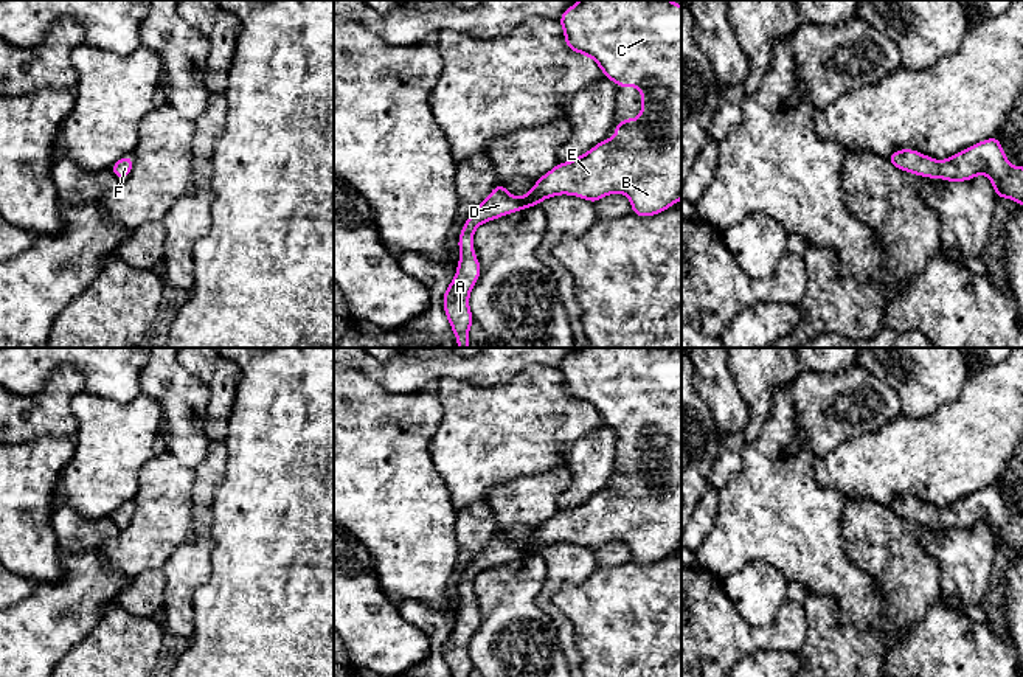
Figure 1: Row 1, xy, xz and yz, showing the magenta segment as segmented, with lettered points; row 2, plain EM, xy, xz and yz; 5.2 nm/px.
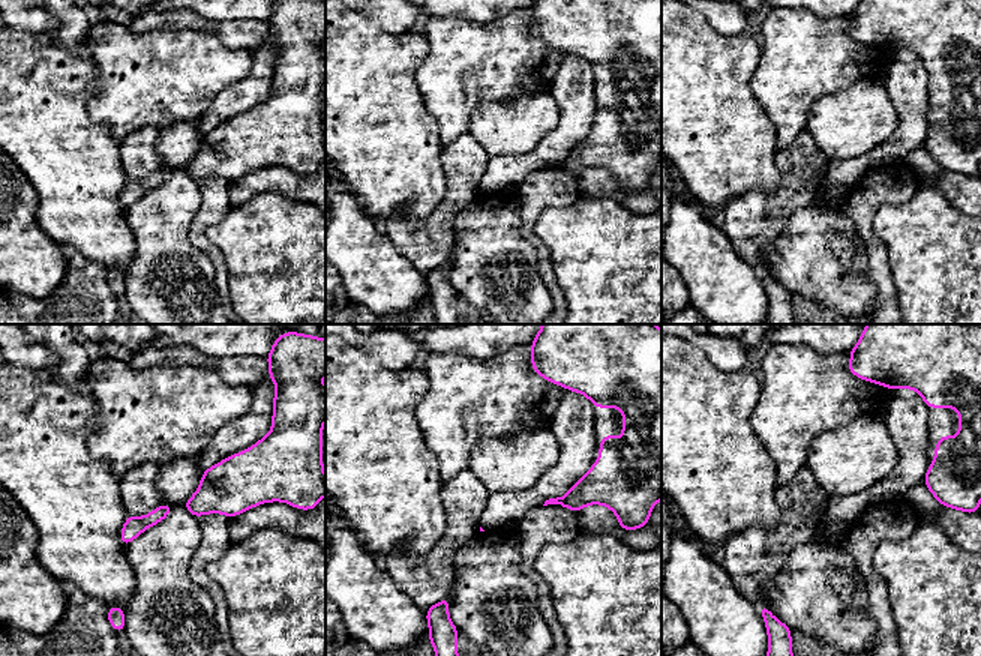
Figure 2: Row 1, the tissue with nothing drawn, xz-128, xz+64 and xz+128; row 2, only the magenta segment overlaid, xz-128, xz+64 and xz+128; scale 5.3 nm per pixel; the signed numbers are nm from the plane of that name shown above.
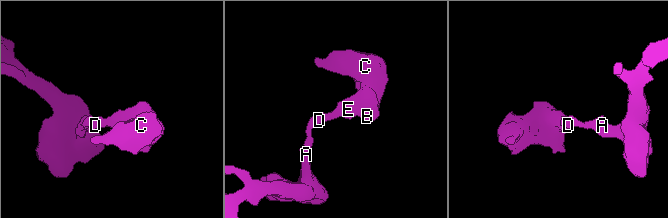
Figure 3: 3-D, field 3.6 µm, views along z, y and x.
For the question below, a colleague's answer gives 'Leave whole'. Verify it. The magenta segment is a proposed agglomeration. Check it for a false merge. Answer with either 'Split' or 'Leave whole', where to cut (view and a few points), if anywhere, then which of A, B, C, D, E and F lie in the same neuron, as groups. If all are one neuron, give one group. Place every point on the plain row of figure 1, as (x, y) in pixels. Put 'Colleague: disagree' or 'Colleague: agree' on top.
Colleague: agree
Leave whole. No split. Groups: A B C D E F

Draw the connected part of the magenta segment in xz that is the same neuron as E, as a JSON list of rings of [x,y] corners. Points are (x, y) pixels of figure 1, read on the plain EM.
[[[581,348],[557,368],[571,399],[591,405],[616,435],[641,436],[641,464],[624,466],[615,472],[615,486],[605,486],[571,509],[557,511],[537,526],[528,542],[515,547],[500,529],[472,559],[458,585],[461,607],[455,626],[442,641],[452,677],[469,677],[475,669],[469,643],[481,620],[473,599],[473,579],[478,573],[539,554],[543,547],[559,542],[596,551],[612,540],[622,540],[638,565],[660,562],[681,547],[681,354],[671,348]]]

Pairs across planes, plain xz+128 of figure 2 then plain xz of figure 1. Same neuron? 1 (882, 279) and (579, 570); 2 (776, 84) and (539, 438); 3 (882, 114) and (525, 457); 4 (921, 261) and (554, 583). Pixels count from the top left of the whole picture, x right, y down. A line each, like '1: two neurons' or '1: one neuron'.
1: one neuron
2: one neuron
3: two neurons
4: two neurons

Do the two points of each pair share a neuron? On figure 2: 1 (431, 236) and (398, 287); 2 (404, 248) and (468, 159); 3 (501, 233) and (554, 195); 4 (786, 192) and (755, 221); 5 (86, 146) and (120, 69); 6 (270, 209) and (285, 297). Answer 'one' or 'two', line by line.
1: two
2: one
3: two
4: one
5: two
6: one

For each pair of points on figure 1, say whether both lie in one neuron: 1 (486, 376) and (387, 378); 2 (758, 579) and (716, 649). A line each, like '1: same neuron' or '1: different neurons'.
1: same neuron
2: different neurons

